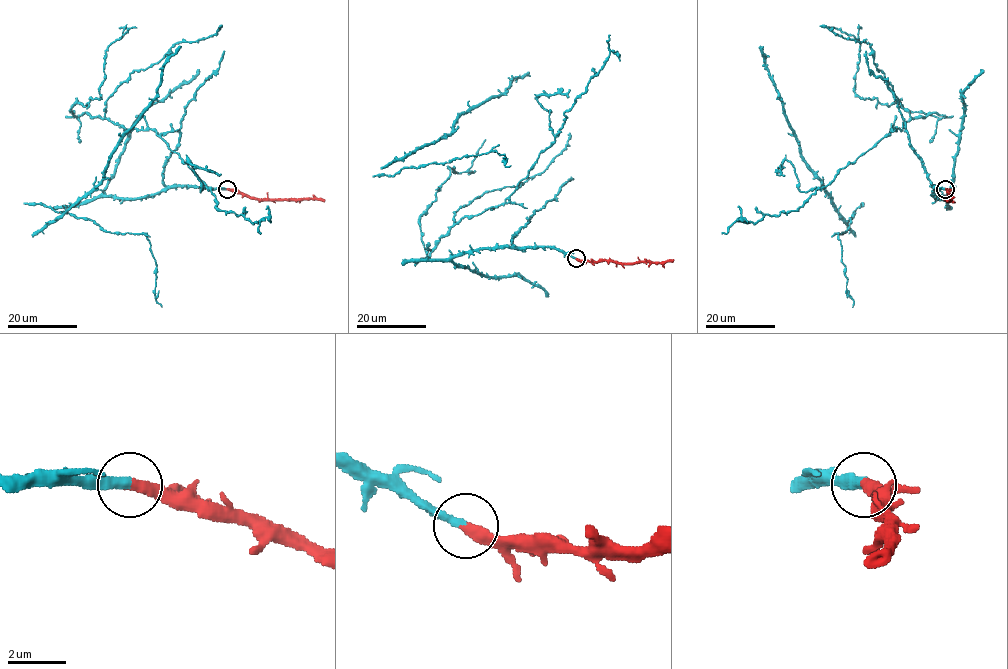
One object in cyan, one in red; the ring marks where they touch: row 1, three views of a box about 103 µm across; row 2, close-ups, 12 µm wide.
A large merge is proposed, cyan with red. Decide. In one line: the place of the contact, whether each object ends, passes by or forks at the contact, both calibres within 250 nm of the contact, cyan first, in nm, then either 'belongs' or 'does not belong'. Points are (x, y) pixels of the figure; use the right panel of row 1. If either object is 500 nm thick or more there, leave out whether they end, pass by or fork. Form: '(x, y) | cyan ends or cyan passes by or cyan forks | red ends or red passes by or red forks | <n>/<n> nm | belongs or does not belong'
(945, 189) | cyan ends | red ends | 320/440 nm | belongs

